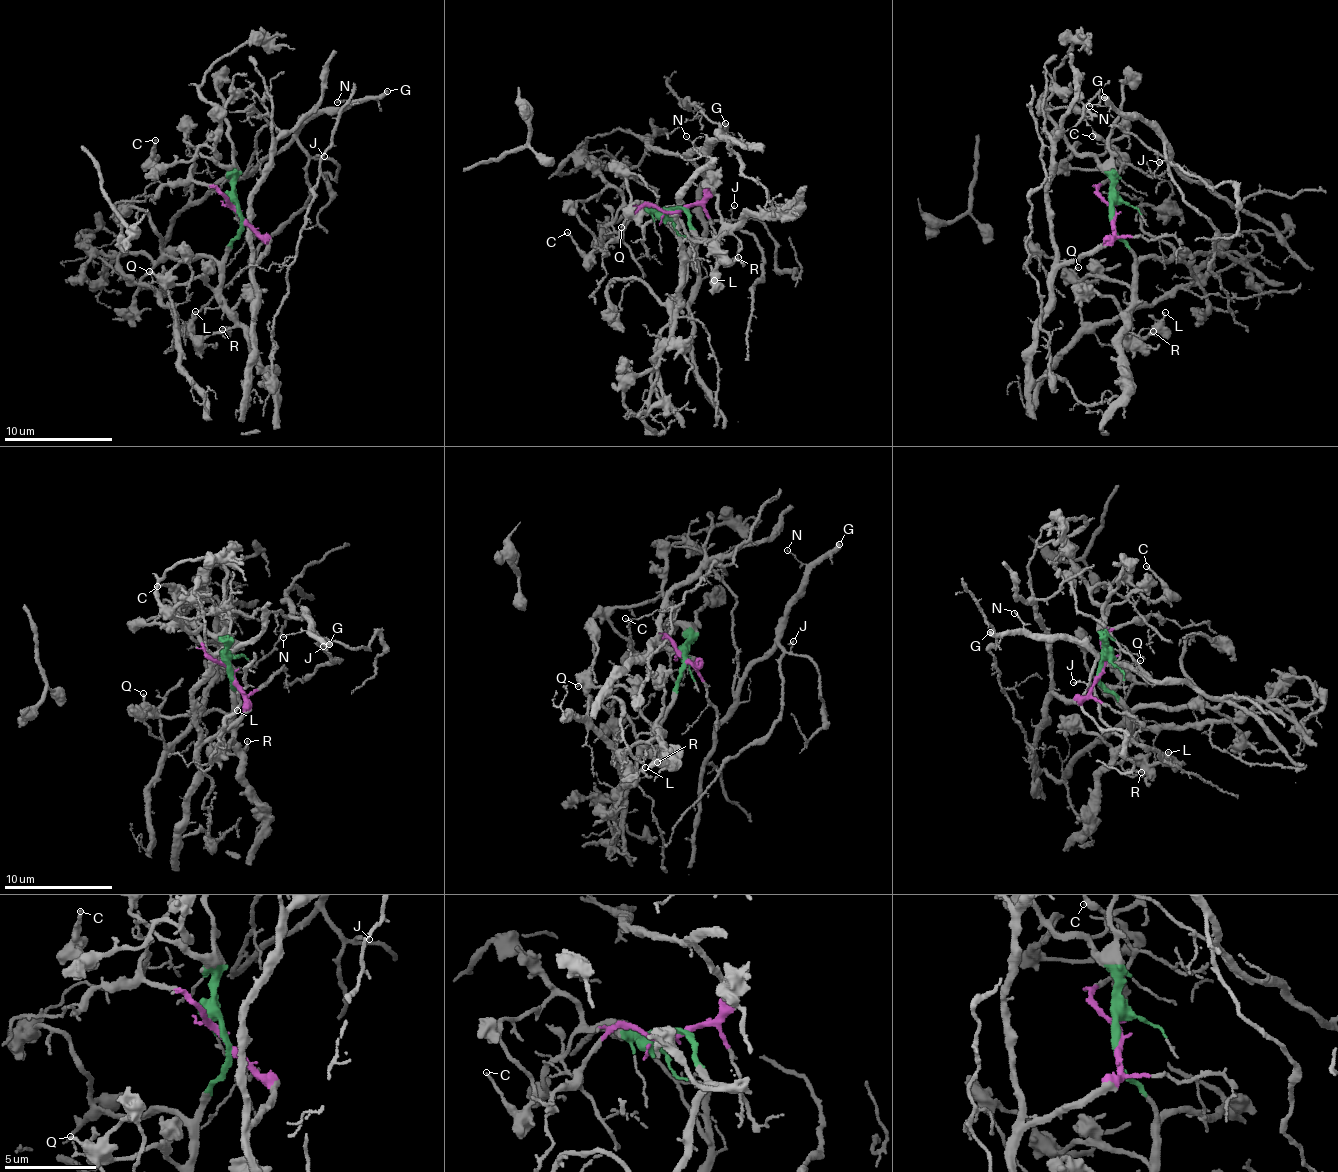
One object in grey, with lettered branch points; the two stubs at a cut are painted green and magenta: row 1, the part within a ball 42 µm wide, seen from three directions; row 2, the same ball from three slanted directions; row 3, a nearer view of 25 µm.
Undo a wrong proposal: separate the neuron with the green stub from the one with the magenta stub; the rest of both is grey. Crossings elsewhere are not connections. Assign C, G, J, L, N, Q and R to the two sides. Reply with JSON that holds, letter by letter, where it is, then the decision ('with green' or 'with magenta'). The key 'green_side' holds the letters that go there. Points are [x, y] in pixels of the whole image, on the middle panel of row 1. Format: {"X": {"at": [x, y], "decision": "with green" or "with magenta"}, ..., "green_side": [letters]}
{"C": {"at": [567, 232], "decision": "with green"}, "G": {"at": [725, 123], "decision": "with green"}, "J": {"at": [734, 205], "decision": "with green"}, "L": {"at": [714, 280], "decision": "with green"}, "N": {"at": [686, 136], "decision": "with green"}, "Q": {"at": [621, 227], "decision": "with green"}, "R": {"at": [738, 257], "decision": "with green"}, "green_side": ["C", "G", "J", "L", "N", "Q", "R"]}

